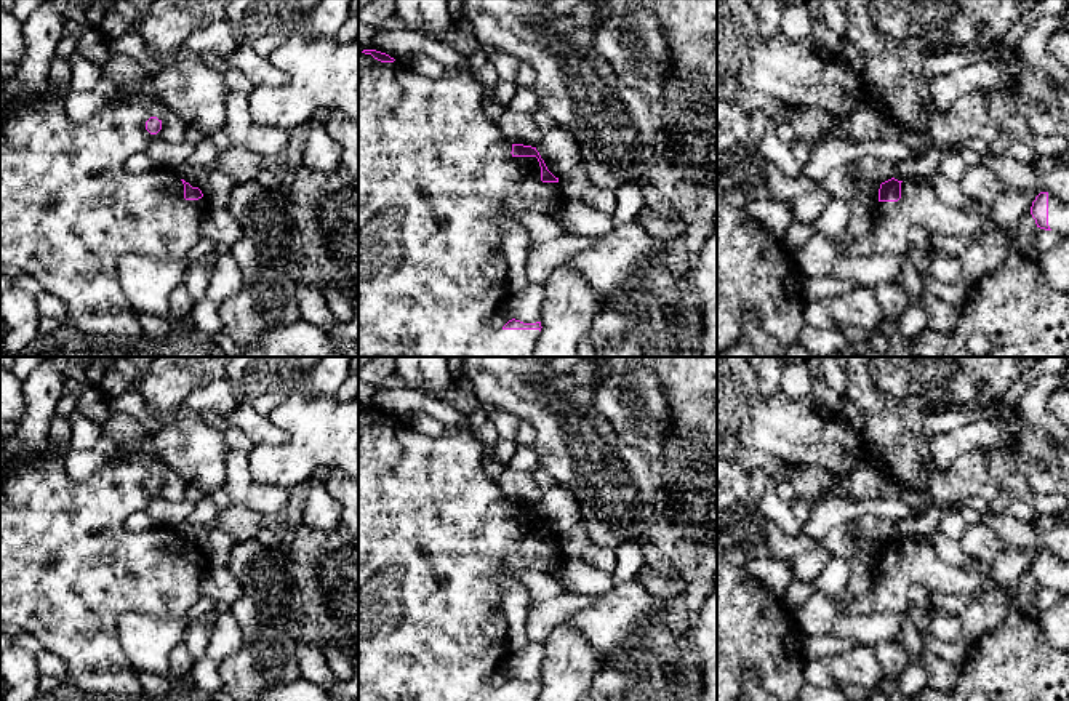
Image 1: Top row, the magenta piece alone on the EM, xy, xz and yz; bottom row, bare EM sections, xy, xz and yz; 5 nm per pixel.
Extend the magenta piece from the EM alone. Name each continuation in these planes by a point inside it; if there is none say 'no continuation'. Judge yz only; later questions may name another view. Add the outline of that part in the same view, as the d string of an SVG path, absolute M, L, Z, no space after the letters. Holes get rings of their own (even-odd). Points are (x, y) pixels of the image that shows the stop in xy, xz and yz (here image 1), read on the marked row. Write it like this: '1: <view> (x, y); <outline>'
1: yz (919, 207); M903 181L898 202L879 202L872 227L851 243L834 243L839 256L869 258L874 254L907 256L909 234L923 227L946 237L981 234L981 218L967 208L943 203L928 181Z

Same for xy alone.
1: xy (69, 210); M46 94L13 99L11 112L0 118L0 267L32 275L42 290L67 306L67 320L88 334L146 334L136 312L122 291L117 264L125 254L138 253L160 261L184 259L202 238L200 224L208 210L205 197L184 198L184 184L174 171L154 170L130 173L126 160L146 152L155 139L184 141L187 125L163 106L115 101L94 112L83 123L72 123L66 106ZM157 117L162 130L150 134L146 122Z

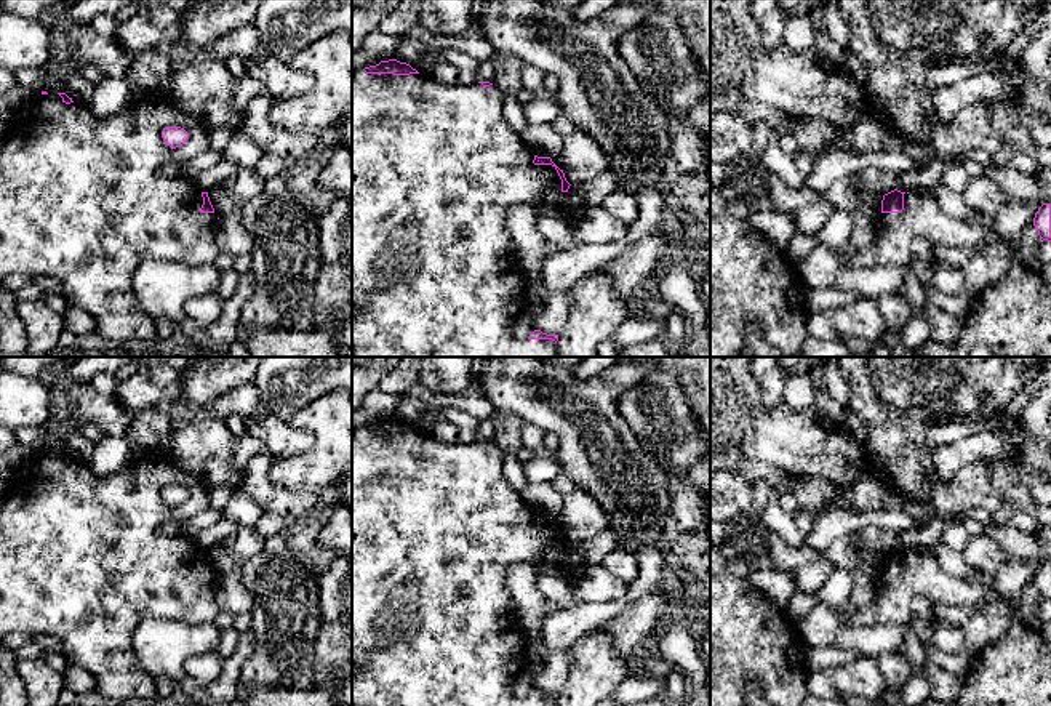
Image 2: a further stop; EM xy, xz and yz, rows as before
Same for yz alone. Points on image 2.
1: yz (922, 218); M905 192L901 213L881 213L875 239L854 255L837 255L841 267L872 269L877 266L910 267L912 245L926 239L949 248L984 245L984 229L969 219L945 215L931 192Z

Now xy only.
1: xy (80, 197); M35 91L10 123L0 149L0 280L18 274L53 277L69 304L94 317L94 333L112 343L155 339L155 319L142 309L134 293L134 272L149 259L200 267L211 266L221 255L214 235L218 216L200 211L202 191L190 179L162 176L158 168L206 150L208 128L176 109L168 98L134 98L125 110L99 118L85 104L66 104L59 94ZM166 126L184 128L189 139L176 149L166 146L162 138Z

